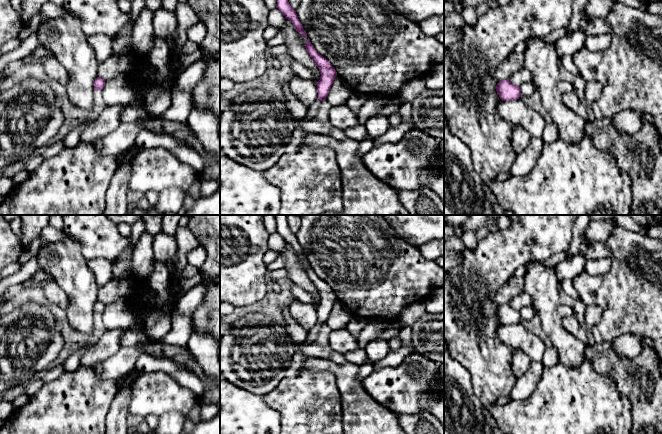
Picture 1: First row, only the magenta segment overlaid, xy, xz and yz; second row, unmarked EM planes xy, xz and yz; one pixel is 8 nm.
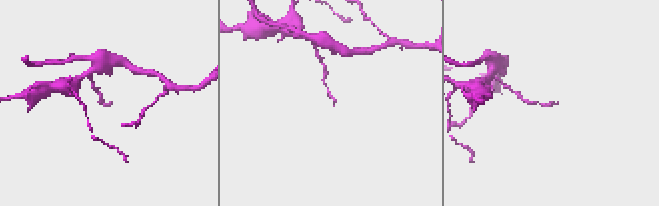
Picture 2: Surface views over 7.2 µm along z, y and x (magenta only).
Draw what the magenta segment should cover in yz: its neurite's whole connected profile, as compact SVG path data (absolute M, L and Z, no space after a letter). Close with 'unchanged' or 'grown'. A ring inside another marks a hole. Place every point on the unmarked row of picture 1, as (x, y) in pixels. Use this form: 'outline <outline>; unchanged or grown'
outline M509 304L499 305L495 313L502 325L519 323L520 319L522 318L520 310L514 309Z; unchanged

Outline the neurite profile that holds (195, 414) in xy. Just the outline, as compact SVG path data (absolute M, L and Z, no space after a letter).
M198 402L195 407L185 416L196 423L200 422L201 407L202 405Z

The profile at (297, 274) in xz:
M285 243L284 248L279 252L279 255L285 259L284 268L288 271L289 278L292 282L312 294L318 306L321 301L320 294L310 281L305 270L299 264L293 247L290 244Z

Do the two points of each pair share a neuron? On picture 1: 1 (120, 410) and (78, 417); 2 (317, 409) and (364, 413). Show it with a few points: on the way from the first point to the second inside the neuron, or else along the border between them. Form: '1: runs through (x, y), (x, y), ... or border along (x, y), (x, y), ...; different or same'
1: border along (117, 391), (105, 423); different
2: border along (337, 388), (340, 394), (342, 423); different

